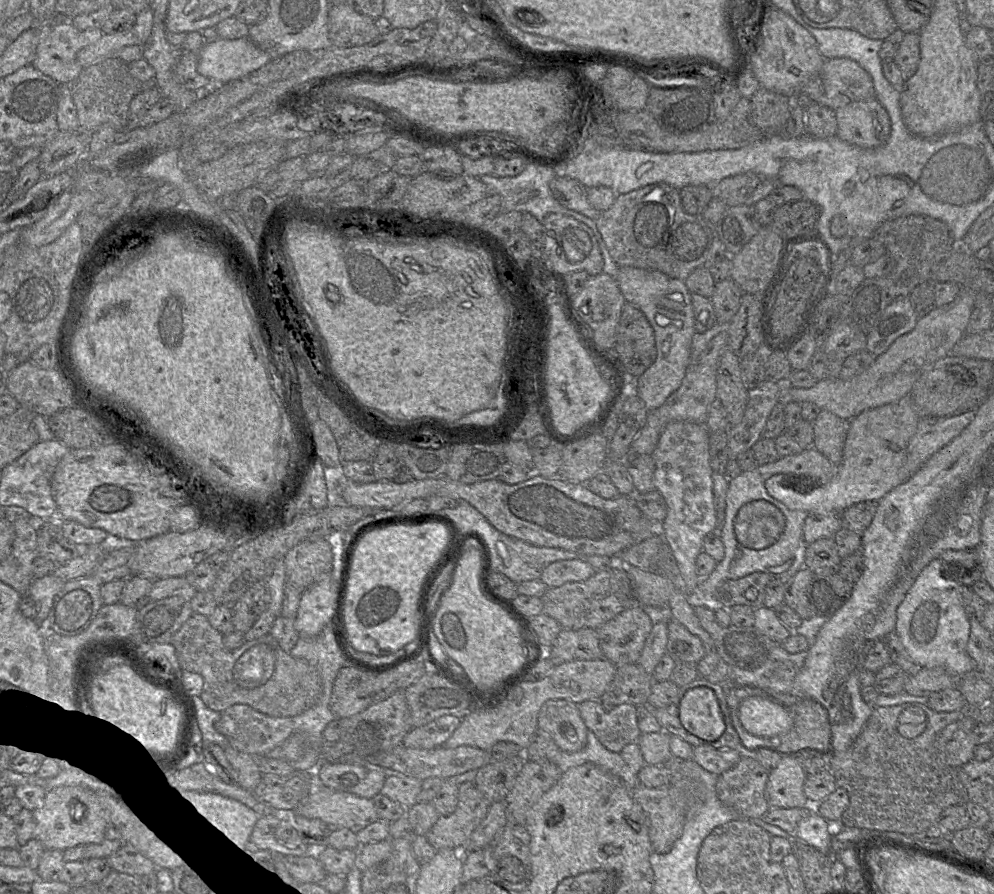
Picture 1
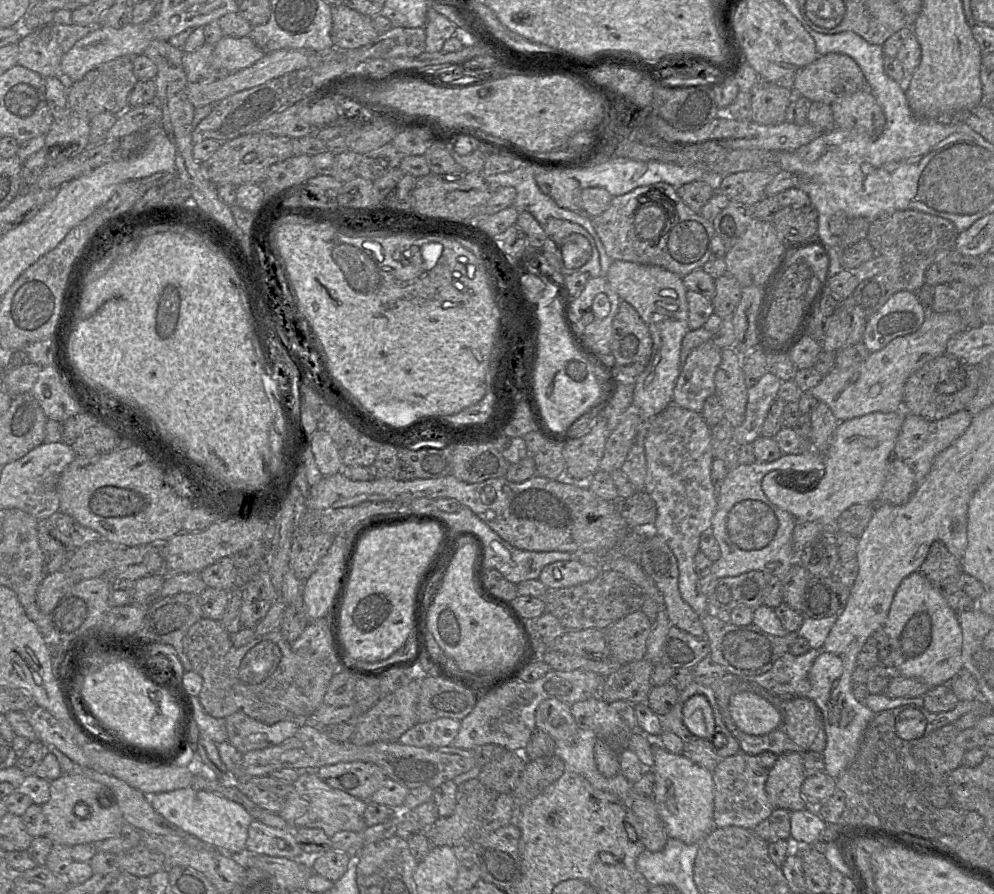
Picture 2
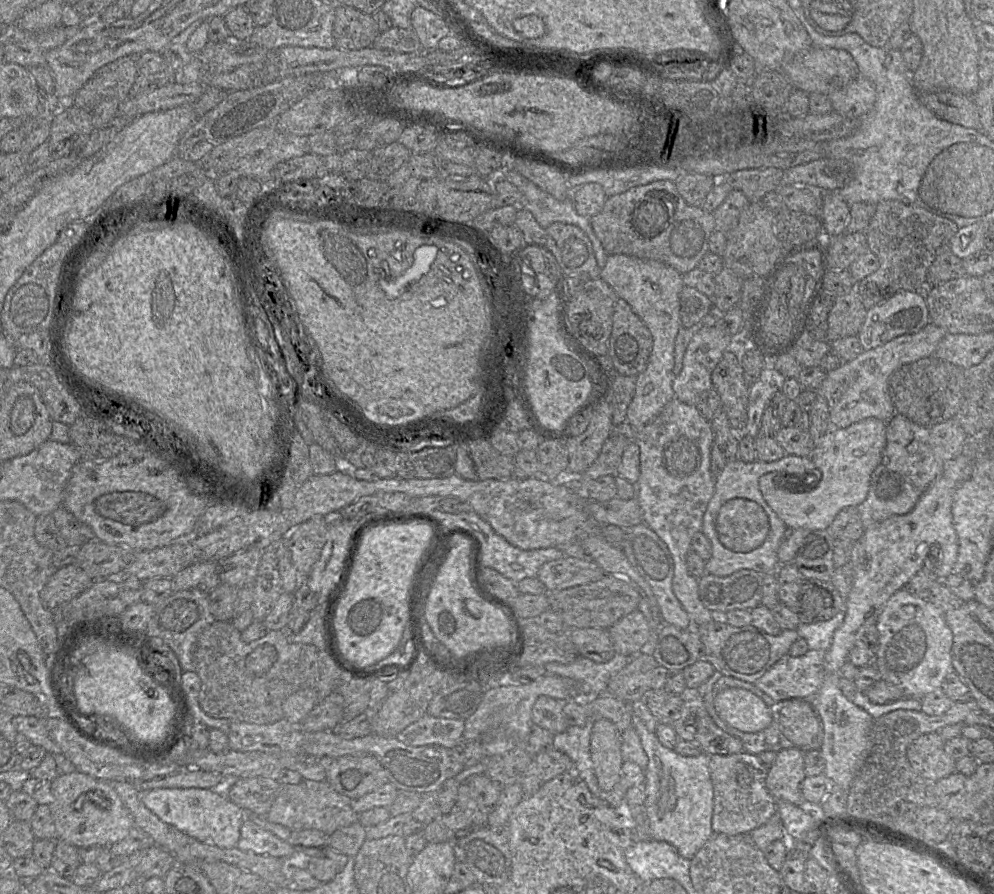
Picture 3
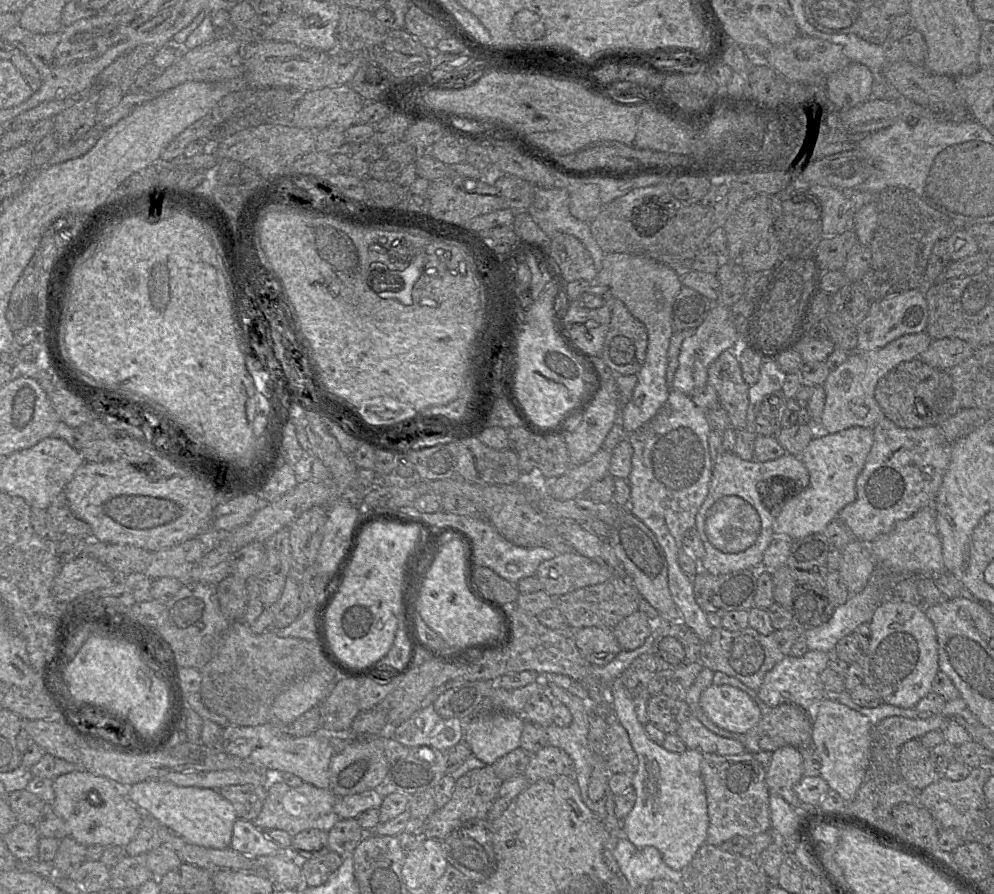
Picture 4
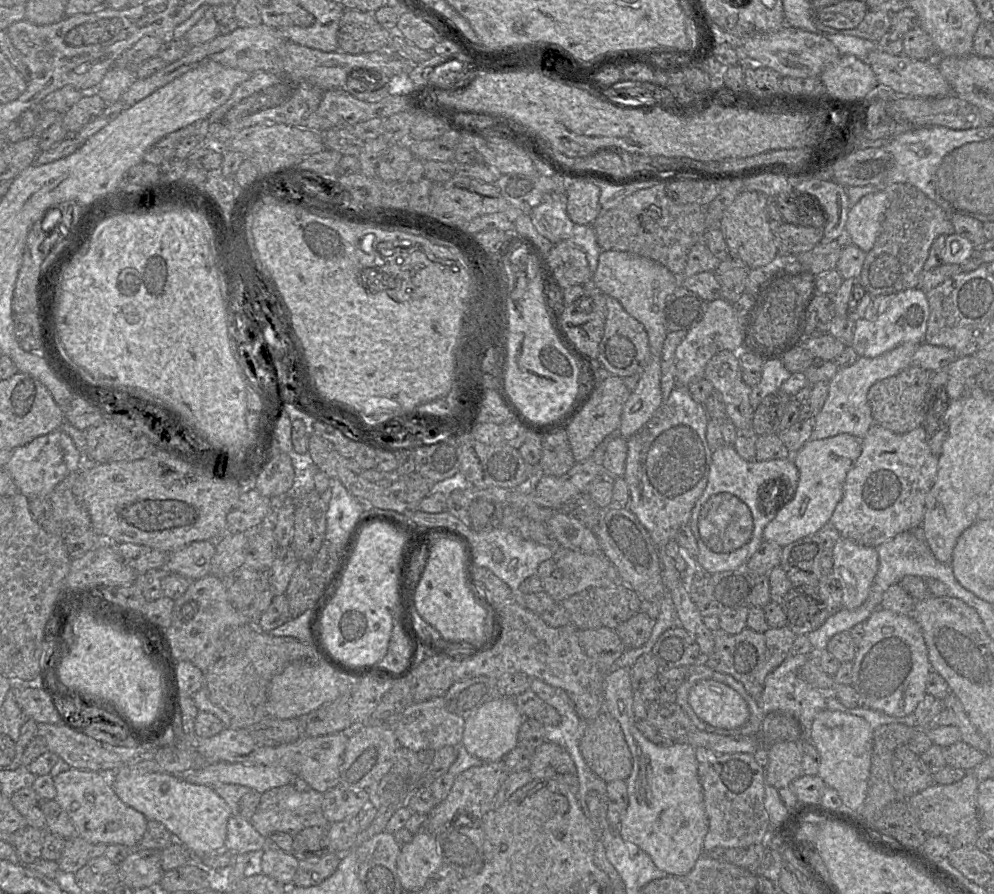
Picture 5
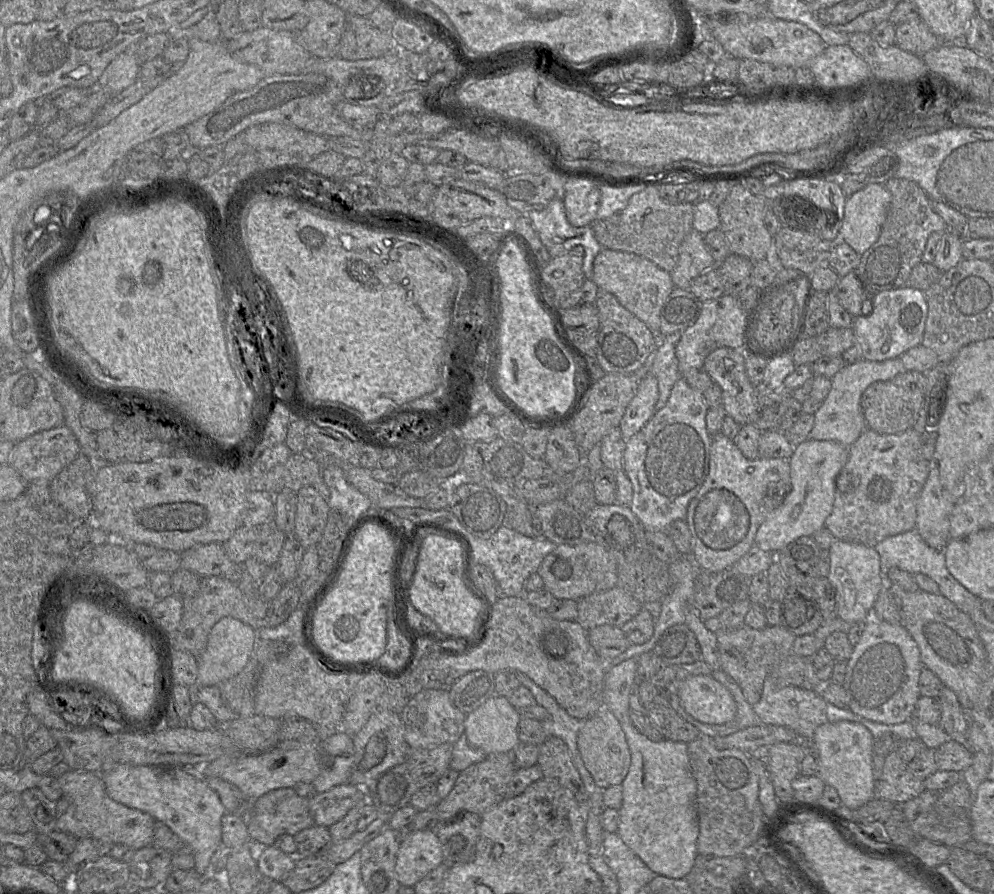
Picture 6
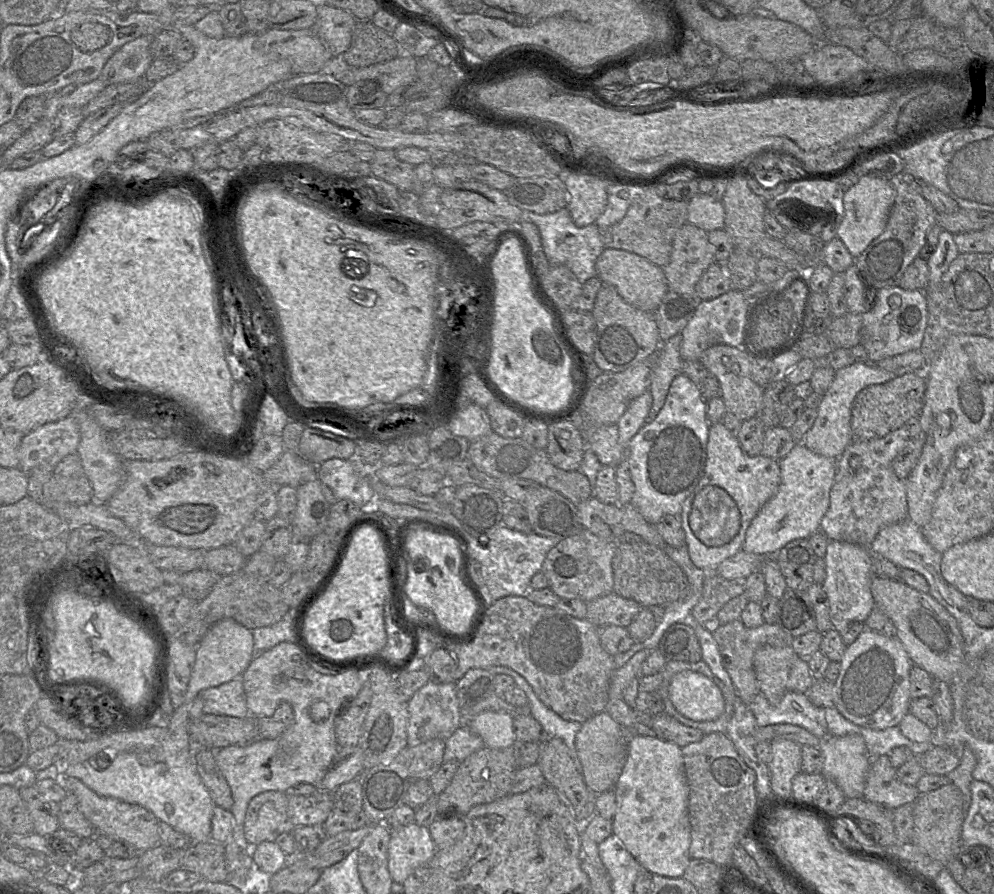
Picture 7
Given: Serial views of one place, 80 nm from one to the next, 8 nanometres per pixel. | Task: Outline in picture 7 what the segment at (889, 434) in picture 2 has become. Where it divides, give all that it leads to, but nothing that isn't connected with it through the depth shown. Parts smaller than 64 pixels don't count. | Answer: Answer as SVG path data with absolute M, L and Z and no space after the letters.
M803 443L779 460L781 483L777 493L768 500L750 523L742 550L762 556L775 556L789 542L809 538L820 530L821 520L830 504L837 459L818 455Z

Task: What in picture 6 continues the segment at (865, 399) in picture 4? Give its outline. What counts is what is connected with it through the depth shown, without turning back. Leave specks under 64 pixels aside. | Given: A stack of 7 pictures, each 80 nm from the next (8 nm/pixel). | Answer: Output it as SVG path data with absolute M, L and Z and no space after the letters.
M900 357L884 361L862 359L845 365L831 378L831 389L814 414L814 425L809 434L810 439L835 441L843 446L852 445L867 428L865 417L860 406L860 398L866 388L880 381L888 381L905 370Z

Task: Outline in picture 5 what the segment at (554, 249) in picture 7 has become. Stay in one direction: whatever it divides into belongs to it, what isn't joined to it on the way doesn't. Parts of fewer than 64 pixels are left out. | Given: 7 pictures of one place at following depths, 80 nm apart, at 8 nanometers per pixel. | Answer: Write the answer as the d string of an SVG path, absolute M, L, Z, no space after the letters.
M566 193L545 195L542 202L534 207L529 215L537 232L552 245L571 242L584 251L592 275L596 272L602 249L597 243L591 225L575 224L568 217Z

